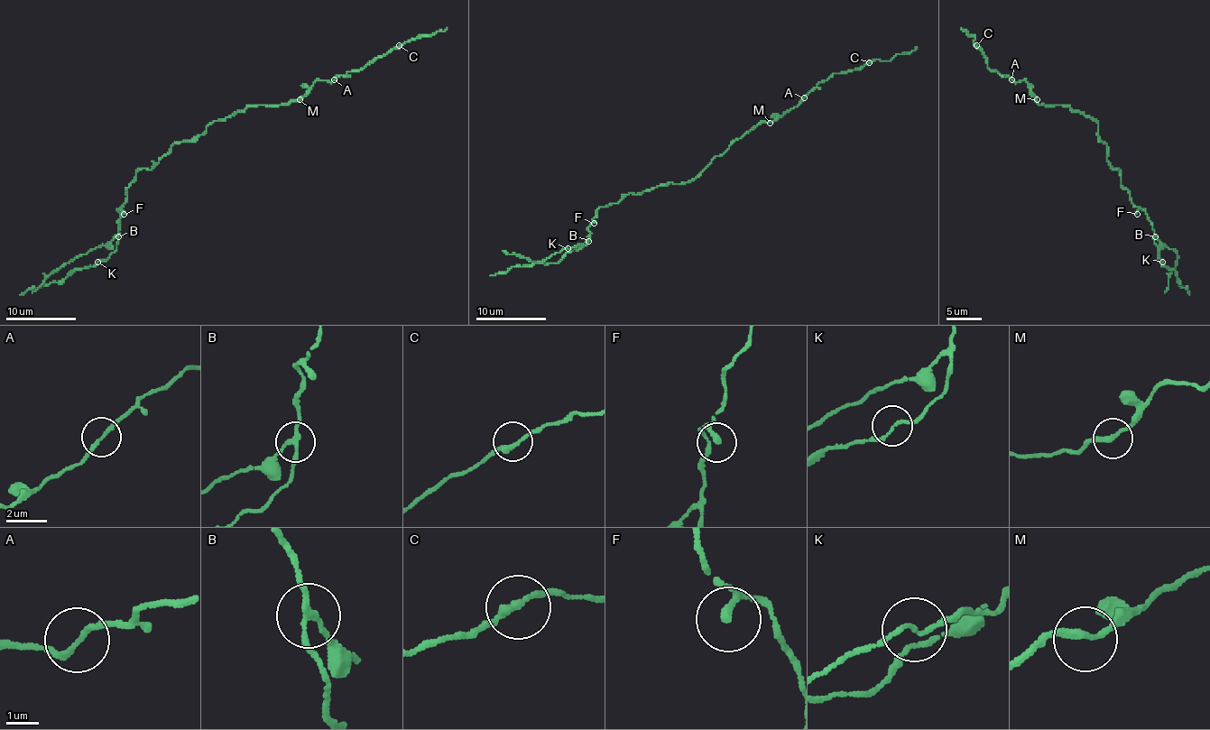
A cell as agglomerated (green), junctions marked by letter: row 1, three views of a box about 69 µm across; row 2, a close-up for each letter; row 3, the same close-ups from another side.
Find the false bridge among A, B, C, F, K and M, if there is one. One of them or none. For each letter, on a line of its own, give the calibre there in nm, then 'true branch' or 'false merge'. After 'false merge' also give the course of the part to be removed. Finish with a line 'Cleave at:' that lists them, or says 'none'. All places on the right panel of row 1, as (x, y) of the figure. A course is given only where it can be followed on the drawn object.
A: calibre 160 nm; true branch
B: calibre 170 nm; false merge; course (1154, 236), (1177, 254), (1165, 292)
C: calibre 220 nm; true branch
F: calibre 200 nm; true branch
K: calibre 130 nm; true branch
M: calibre 200 nm; true branch
Cleave at: B

